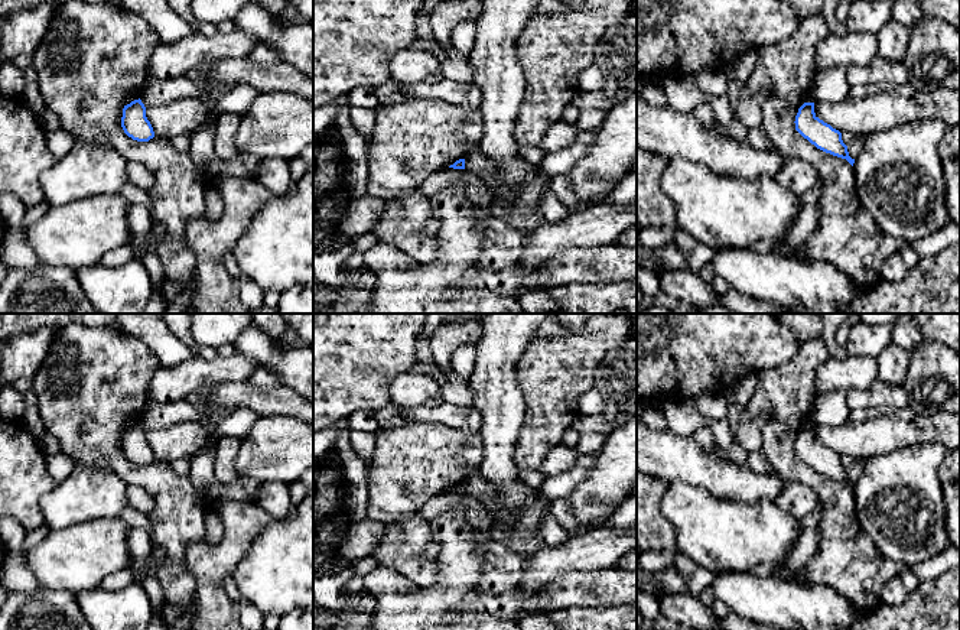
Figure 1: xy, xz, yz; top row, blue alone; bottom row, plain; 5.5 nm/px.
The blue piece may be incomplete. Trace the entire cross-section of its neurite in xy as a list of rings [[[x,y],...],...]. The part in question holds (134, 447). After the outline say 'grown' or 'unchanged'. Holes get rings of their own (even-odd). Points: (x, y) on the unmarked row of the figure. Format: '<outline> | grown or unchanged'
[[[140,422],[124,429],[121,451],[128,461],[137,465],[149,465],[154,461],[153,451],[146,441],[146,431]]] | unchanged

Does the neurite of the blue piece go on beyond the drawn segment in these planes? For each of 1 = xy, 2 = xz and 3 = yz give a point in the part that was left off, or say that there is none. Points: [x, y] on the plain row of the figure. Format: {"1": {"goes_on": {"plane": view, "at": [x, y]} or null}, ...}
{"1": {"goes_on": null}, "2": {"goes_on": null}, "3": {"goes_on": null}}

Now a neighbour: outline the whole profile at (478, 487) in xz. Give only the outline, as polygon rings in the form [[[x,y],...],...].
[[[478,472],[465,483],[465,493],[476,497],[492,510],[499,506],[497,488],[485,481]]]

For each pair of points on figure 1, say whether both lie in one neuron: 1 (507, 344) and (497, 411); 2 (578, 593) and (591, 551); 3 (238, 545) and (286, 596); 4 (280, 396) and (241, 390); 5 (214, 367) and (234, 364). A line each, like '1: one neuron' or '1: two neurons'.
1: one neuron
2: two neurons
3: two neurons
4: one neuron
5: one neuron

